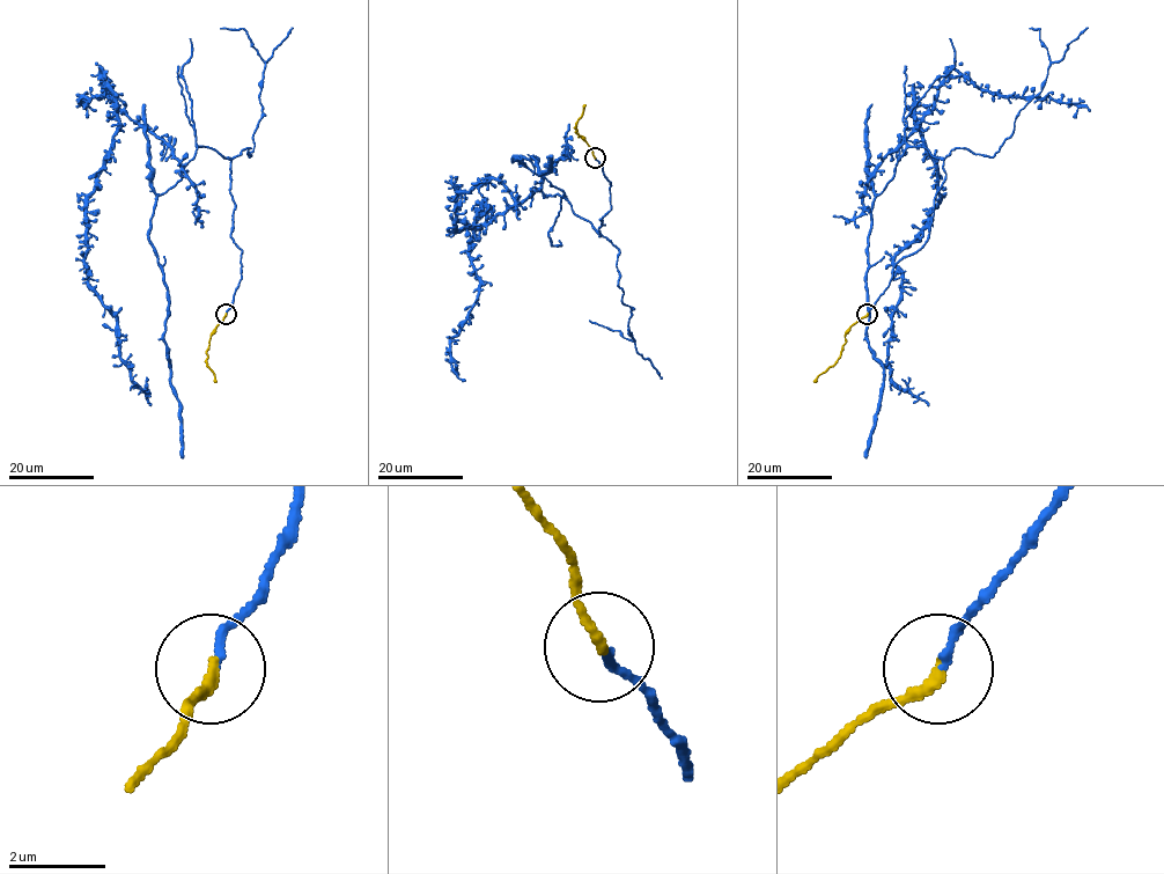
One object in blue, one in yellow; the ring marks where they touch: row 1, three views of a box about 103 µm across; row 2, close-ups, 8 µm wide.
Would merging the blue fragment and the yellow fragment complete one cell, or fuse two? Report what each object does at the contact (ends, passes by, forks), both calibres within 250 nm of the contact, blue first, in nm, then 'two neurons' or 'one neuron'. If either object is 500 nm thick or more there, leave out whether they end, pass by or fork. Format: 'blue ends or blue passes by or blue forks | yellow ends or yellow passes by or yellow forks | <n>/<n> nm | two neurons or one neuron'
blue ends | yellow ends | 150/240 nm | one neuron

